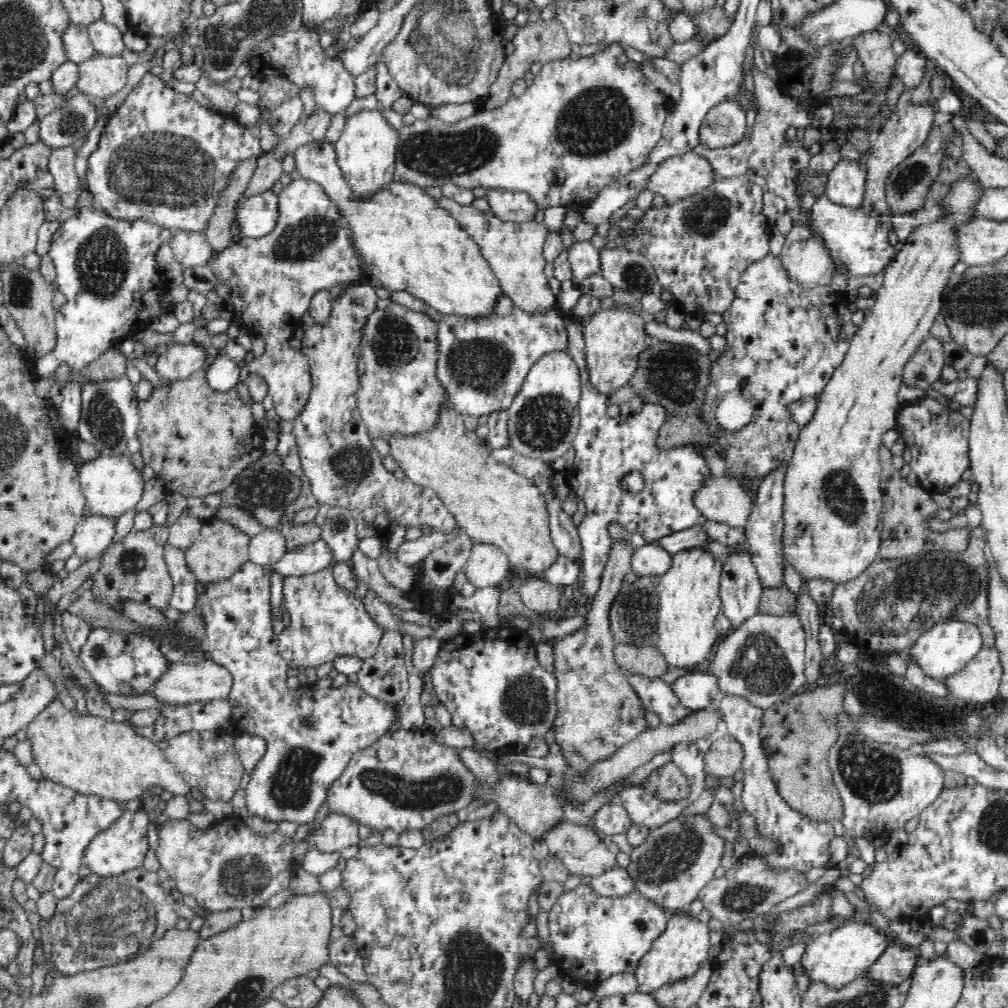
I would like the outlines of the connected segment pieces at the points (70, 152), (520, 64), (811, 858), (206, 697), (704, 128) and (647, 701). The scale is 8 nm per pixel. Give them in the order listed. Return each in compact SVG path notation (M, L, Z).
M72 147L56 150L50 156L51 169L56 189L62 193L72 193L79 188L80 178L76 172L76 152Z
M552 19L547 21L540 20L539 22L519 28L511 42L514 44L514 52L505 58L500 70L497 72L496 78L489 86L489 93L479 99L474 106L470 107L471 114L492 112L492 110L504 106L504 104L513 97L509 91L510 86L512 86L518 78L529 76L530 65L532 63L545 63L551 60L568 58L572 50L572 42L570 42L567 32L561 27L558 21Z
M737 692L722 694L719 698L722 698L721 714L724 714L724 720L728 724L728 734L742 744L744 756L741 766L745 773L741 788L742 805L745 806L748 814L756 817L758 821L756 833L765 834L766 838L780 840L784 848L779 853L766 856L768 863L790 865L807 871L824 866L833 854L829 850L829 842L835 838L834 826L830 826L828 821L810 818L794 809L778 791L775 775L769 766L769 757L765 751L765 740L760 735L766 710L755 706L747 696Z
M212 660L183 664L177 662L166 675L162 676L154 694L172 706L182 707L194 703L210 707L214 701L224 701L230 697L235 678L232 672L220 662Z
M729 99L709 110L702 122L699 136L709 148L726 148L742 141L746 130L748 118L744 106Z
M628 676L628 681L639 692L647 711L656 712L661 722L666 726L684 724L686 720L690 720L700 711L683 704L680 696L677 696L675 688L672 688L660 678Z

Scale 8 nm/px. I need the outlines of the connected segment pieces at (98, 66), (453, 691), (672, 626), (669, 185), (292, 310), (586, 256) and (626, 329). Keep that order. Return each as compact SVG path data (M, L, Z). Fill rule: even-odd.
M100 56L78 63L80 82L78 89L92 101L104 102L120 92L128 80L129 65L123 57Z
M501 626L498 629L482 629L479 632L462 632L459 636L442 642L440 653L436 658L434 666L430 668L434 690L438 696L438 703L443 704L452 716L452 722L455 726L469 728L474 734L474 740L480 747L487 749L495 754L522 754L525 752L528 743L532 739L540 738L542 734L552 727L552 721L556 712L556 688L557 679L546 673L536 659L536 650L531 638L522 632L519 628Z
M686 550L674 554L672 568L662 577L660 586L660 630L652 642L652 648L664 656L666 665L672 670L693 674L706 665L714 649L721 641L714 620L721 611L720 580L722 566L710 552Z
M688 150L662 161L651 175L648 189L666 198L666 203L708 189L720 180L713 163L699 152Z
M296 178L296 180L287 180L284 181L284 188L282 192L278 195L280 200L280 219L276 229L272 234L260 239L254 239L250 237L245 237L240 244L232 246L232 248L226 248L222 254L214 256L211 266L215 274L217 274L218 279L224 279L226 283L232 287L233 291L233 300L235 306L233 307L233 313L236 318L243 325L245 330L250 330L251 332L260 335L265 340L265 351L264 356L270 356L270 362L278 364L282 362L282 356L286 356L286 350L290 350L291 338L295 335L289 331L289 326L294 324L296 320L301 319L308 310L310 310L312 298L320 295L321 293L330 293L332 288L342 288L344 290L353 289L359 285L363 285L365 282L365 274L361 265L359 264L358 257L354 253L353 246L350 241L348 241L348 234L344 230L343 221L340 219L340 209L337 207L337 204L333 202L332 197L327 194L325 187L320 185L320 182L313 180L312 178Z
M590 241L576 242L568 252L575 284L580 285L588 278L603 275L601 249L593 247Z
M616 307L611 310L599 310L594 313L581 334L584 341L585 366L587 367L587 384L604 400L616 390L630 383L640 366L640 354L646 349L646 335L643 321L634 309Z

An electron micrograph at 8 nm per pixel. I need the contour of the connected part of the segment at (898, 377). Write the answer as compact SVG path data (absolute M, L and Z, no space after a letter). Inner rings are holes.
M972 171L968 176L962 176L958 180L954 180L948 190L944 192L939 198L938 206L940 206L940 214L936 216L934 222L926 222L921 226L918 226L909 237L904 240L904 244L900 250L893 256L893 260L890 261L884 269L884 282L882 286L875 292L875 302L871 306L870 315L865 316L862 325L857 327L854 331L852 340L849 344L848 352L842 364L836 368L834 374L830 377L830 380L826 383L820 398L816 401L817 408L812 418L812 422L806 424L804 427L800 427L798 434L798 440L794 445L792 454L790 456L790 466L788 466L788 472L786 472L786 502L784 502L784 551L783 554L788 555L788 559L792 560L792 563L796 565L798 572L806 577L814 578L820 577L822 579L833 580L839 583L845 583L846 581L854 581L866 569L878 558L880 558L880 546L883 543L881 539L882 527L879 524L879 518L883 507L883 498L881 495L879 476L881 471L881 456L879 454L879 448L882 445L881 436L888 430L895 428L895 416L898 406L898 388L903 382L903 370L906 364L910 362L910 358L914 356L914 353L920 348L925 339L929 335L930 327L934 322L934 318L941 314L942 310L942 298L943 293L946 291L948 284L951 282L954 274L954 268L958 266L958 262L962 261L962 245L960 245L960 230L967 225L970 225L976 218L979 217L979 207L983 202L982 198L987 194L987 187L983 184L983 180L979 179L979 176L974 175Z

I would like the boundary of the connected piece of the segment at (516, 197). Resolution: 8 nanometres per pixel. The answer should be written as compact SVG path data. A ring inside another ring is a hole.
M490 188L486 190L485 198L490 204L490 211L503 222L521 223L538 220L538 218L540 218L541 211L538 204L533 200L530 194L526 192Z

